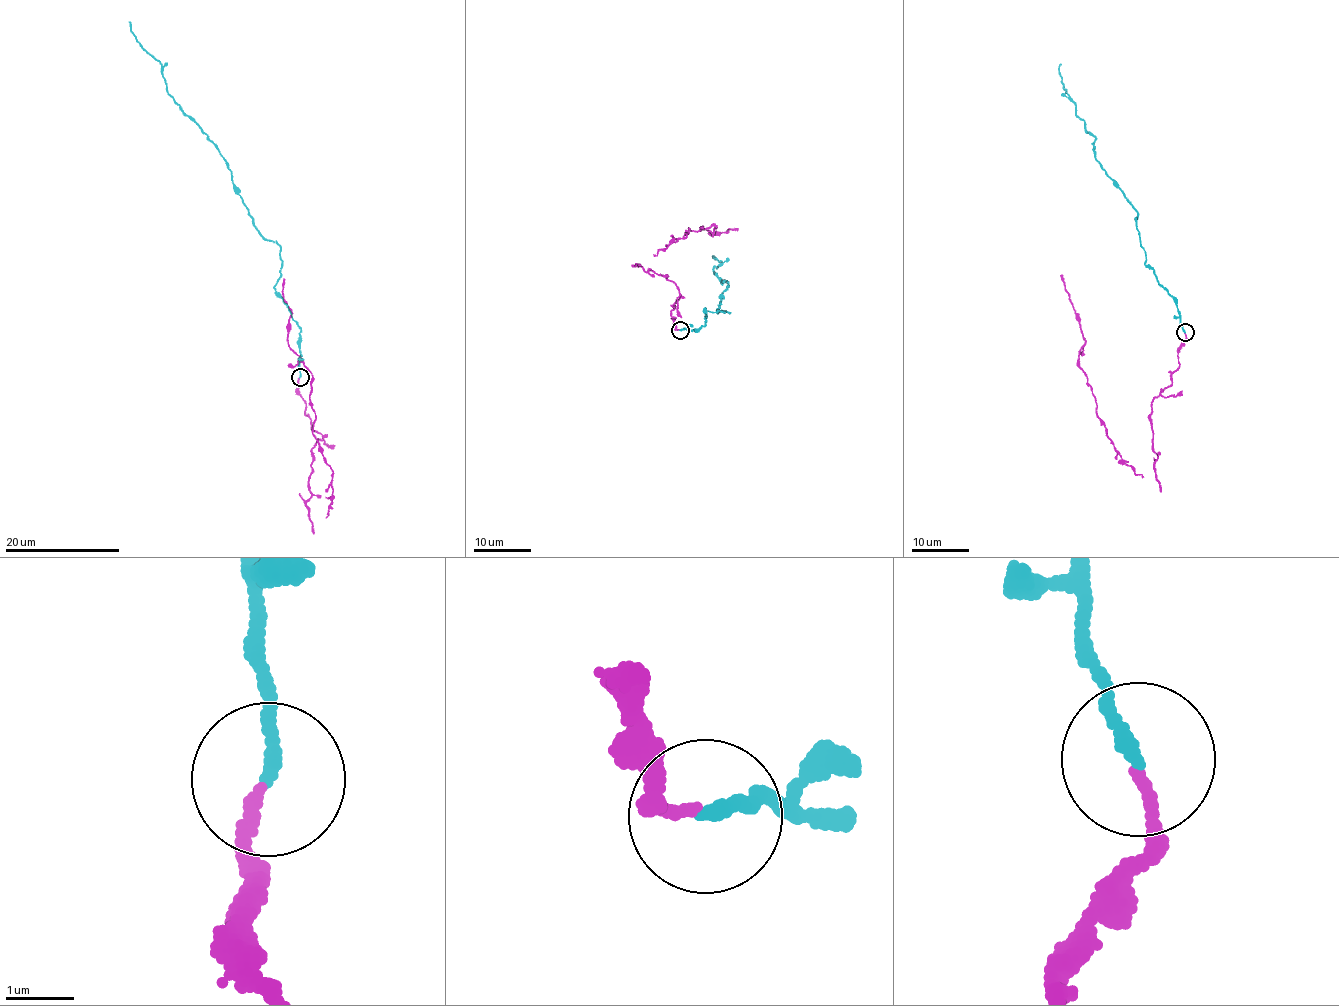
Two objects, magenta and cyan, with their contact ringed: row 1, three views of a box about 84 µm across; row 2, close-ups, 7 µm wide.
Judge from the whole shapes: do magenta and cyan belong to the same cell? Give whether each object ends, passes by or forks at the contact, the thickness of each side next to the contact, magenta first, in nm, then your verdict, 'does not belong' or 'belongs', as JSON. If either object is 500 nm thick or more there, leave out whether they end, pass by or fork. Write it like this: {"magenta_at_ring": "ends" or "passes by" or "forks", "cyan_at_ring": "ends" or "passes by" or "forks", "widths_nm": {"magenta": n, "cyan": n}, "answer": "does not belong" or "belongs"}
{"magenta_at_ring": "ends", "cyan_at_ring": "ends", "widths_nm": {"magenta": 160, "cyan": 180}, "answer": "belongs"}

